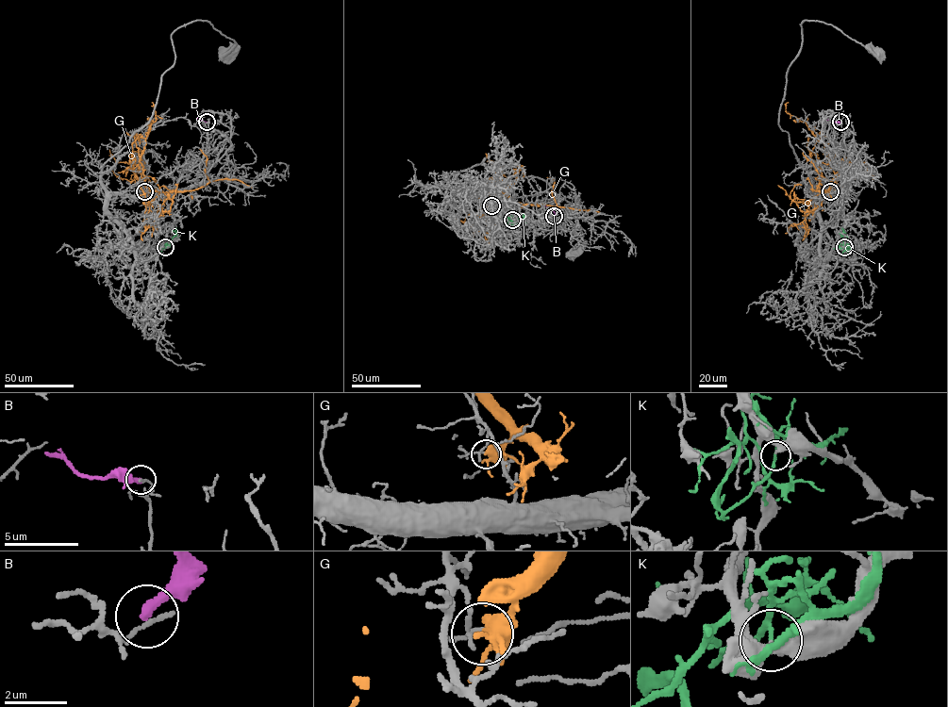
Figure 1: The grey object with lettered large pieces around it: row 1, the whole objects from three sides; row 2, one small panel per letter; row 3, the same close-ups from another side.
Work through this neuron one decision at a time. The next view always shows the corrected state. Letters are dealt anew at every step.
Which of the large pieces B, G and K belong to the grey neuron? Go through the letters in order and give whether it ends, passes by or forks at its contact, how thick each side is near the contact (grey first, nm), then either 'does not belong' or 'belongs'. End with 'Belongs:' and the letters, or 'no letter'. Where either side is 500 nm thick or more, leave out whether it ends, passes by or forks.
B: it ends | 170/320 nm | does not belong
G: it passes by | 110/420 nm | does not belong
K: it passes by | 280/110 nm | does not belong
Belongs: no letter

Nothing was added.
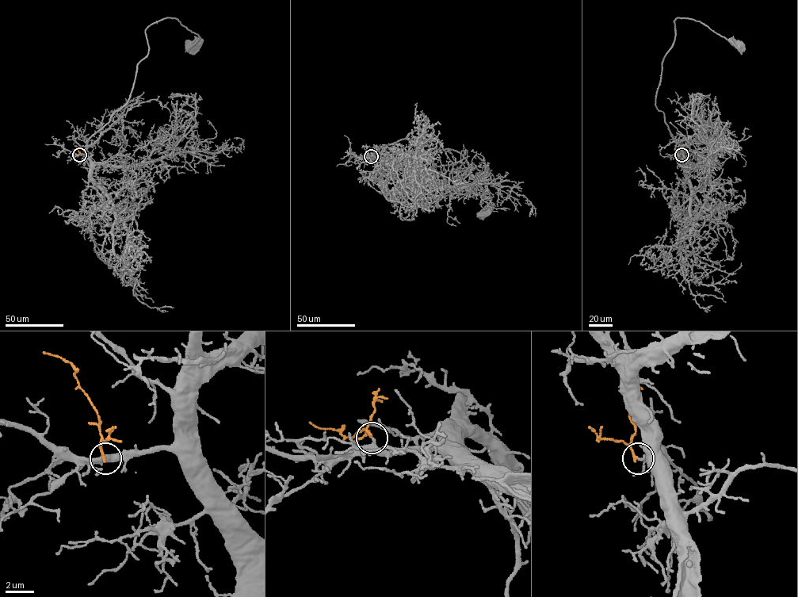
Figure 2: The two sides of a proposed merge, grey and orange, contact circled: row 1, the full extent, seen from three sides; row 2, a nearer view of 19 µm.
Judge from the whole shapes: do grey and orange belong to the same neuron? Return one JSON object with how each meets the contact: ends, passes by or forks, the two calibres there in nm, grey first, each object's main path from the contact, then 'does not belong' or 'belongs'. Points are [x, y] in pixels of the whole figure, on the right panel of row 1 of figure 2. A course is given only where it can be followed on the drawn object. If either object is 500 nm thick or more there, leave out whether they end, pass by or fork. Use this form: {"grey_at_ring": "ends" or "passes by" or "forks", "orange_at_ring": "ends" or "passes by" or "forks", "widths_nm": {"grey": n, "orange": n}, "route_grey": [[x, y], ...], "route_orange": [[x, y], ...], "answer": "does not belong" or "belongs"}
{"grey_at_ring": "passes by", "orange_at_ring": "ends", "widths_nm": {"grey": 280, "orange": 200}, "route_grey": [[681, 154], [664, 112], [655, 103], [662, 59], [675, 36], [674, 21], [677, 18], [699, 21], [738, 46]], "route_orange": [[681, 154], [680, 145]], "answer": "belongs"}

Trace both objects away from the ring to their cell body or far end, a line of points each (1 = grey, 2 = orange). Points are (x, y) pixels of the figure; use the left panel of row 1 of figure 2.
1: (79, 154), (126, 103), (137, 65), (148, 53), (145, 29), (175, 18), (199, 36), (191, 46)
2: (79, 154), (74, 145)

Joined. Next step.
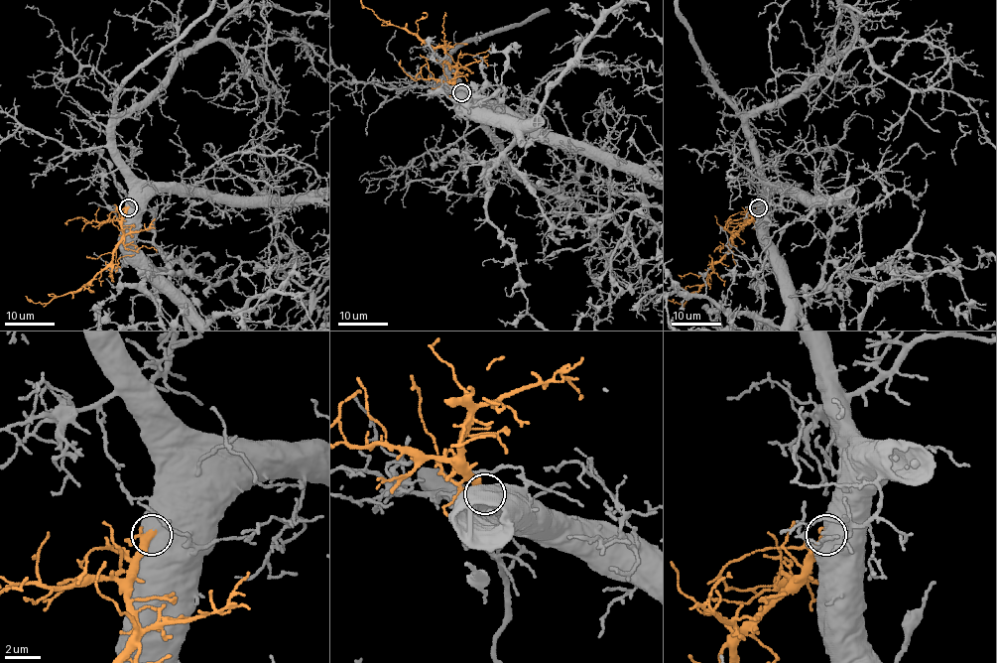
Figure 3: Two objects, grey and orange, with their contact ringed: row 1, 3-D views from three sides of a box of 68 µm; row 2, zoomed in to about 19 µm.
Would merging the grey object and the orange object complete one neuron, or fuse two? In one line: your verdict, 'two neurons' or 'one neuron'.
one neuron

